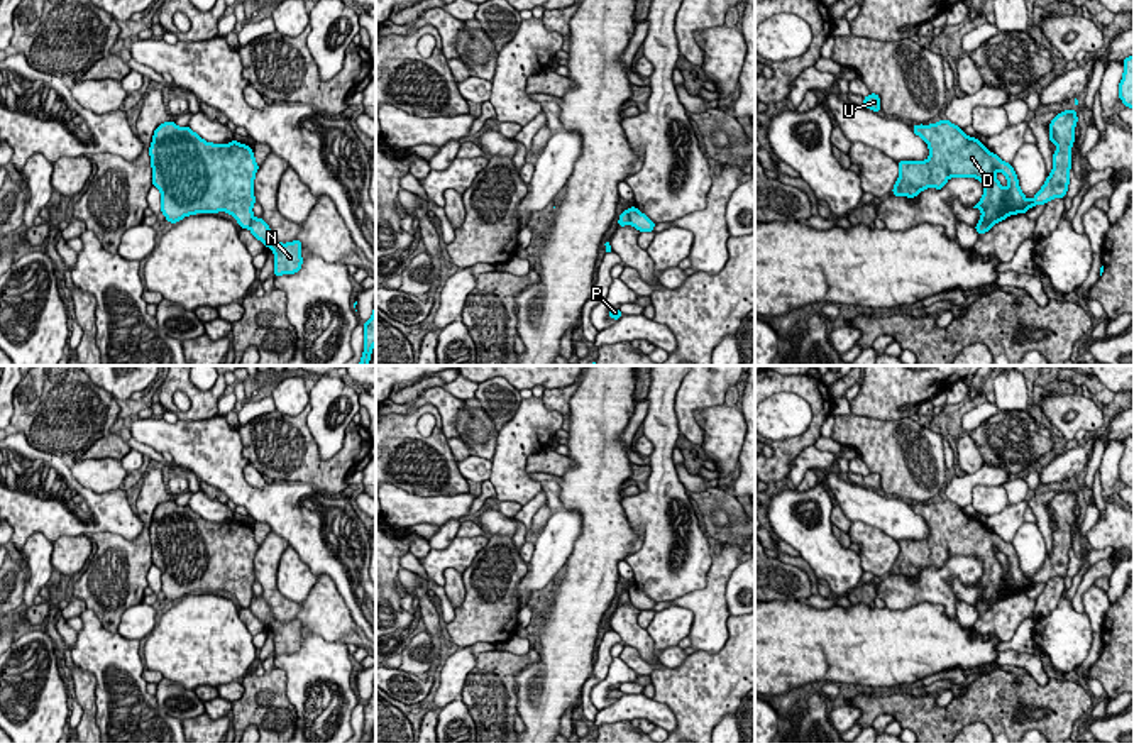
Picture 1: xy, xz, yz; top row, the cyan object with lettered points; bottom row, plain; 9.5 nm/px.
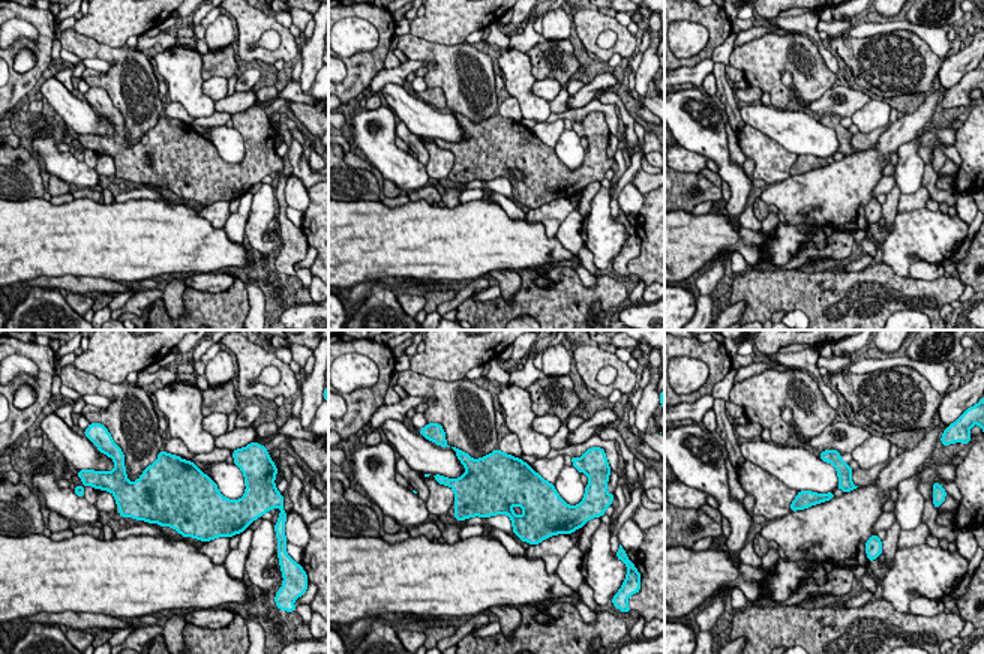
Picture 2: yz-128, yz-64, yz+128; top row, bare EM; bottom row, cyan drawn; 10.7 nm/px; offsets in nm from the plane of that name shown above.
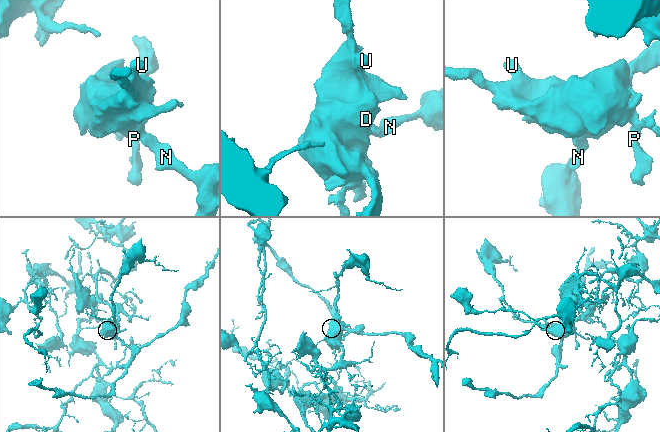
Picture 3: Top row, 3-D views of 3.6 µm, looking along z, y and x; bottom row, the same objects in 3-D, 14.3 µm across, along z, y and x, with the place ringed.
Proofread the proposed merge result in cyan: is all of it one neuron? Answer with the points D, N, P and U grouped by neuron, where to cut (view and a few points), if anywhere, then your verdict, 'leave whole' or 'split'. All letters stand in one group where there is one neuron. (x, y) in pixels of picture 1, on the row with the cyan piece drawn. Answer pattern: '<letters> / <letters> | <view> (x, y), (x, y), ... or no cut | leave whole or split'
D P U / N | xy (254, 219), (247, 227) | split

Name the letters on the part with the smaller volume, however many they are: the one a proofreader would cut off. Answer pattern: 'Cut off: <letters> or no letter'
Cut off: N

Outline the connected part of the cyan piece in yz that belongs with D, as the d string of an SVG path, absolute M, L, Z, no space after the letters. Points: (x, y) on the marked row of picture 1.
M1063 110L1049 122L1049 142L1058 146L1053 152L1053 171L1046 176L1043 188L1032 200L1027 200L1021 191L1017 174L1012 164L1004 162L997 154L992 154L977 137L968 137L963 129L950 120L939 120L931 125L912 125L916 135L922 137L929 147L926 161L899 161L899 178L894 184L892 195L914 198L926 188L944 188L950 178L977 178L983 184L983 196L973 206L982 210L978 222L995 225L1016 213L1027 213L1034 205L1046 205L1053 198L1065 198L1070 184L1071 169L1071 146L1075 139L1075 125L1078 122L1078 110Z

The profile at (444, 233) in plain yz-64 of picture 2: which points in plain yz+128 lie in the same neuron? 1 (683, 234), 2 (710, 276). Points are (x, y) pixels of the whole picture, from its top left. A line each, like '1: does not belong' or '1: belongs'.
1: belongs
2: does not belong

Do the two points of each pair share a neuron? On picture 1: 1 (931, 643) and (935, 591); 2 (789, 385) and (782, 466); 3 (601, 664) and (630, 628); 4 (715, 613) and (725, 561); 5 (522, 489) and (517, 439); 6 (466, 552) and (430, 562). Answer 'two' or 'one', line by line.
1: two
2: one
3: two
4: one
5: one
6: one

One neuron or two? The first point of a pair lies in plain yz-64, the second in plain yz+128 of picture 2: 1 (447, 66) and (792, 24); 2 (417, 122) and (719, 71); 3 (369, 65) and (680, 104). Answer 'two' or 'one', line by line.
1: two
2: two
3: two

